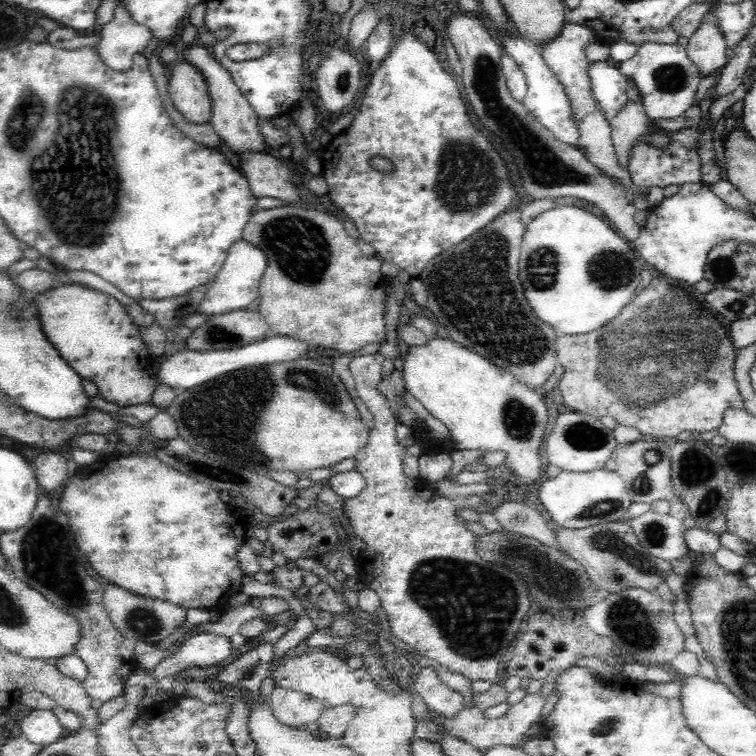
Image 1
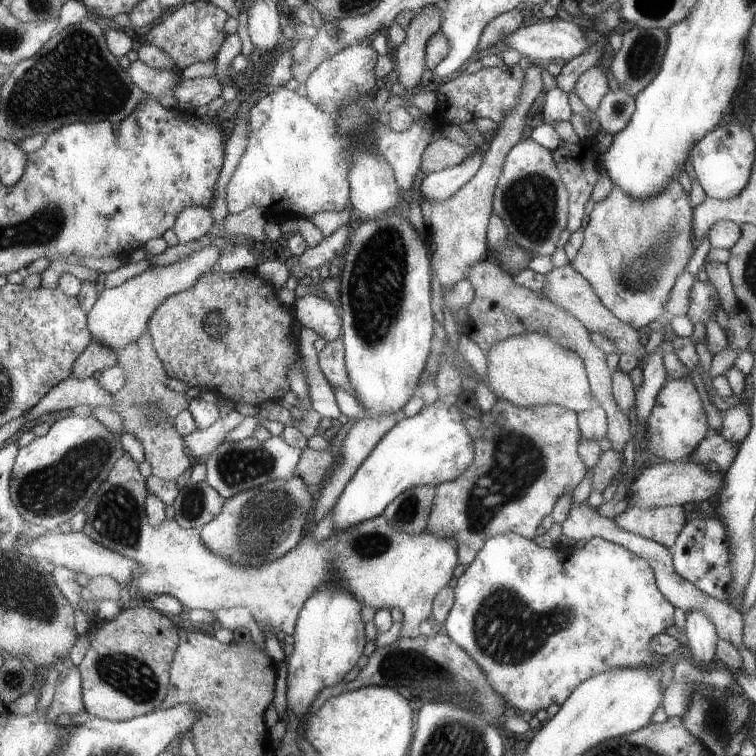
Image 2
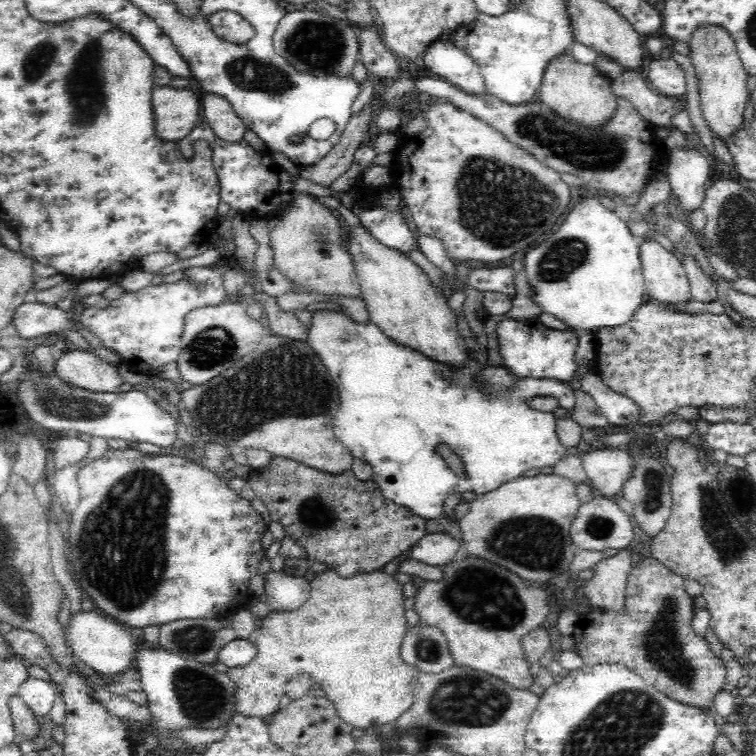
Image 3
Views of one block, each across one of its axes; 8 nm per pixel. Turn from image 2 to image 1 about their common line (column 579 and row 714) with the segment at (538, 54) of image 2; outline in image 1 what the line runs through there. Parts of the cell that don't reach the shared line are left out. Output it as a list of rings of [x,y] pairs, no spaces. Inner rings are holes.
[[[34,709],[21,724],[21,733],[28,742],[36,746],[48,746],[62,738],[65,728],[50,709]]]

